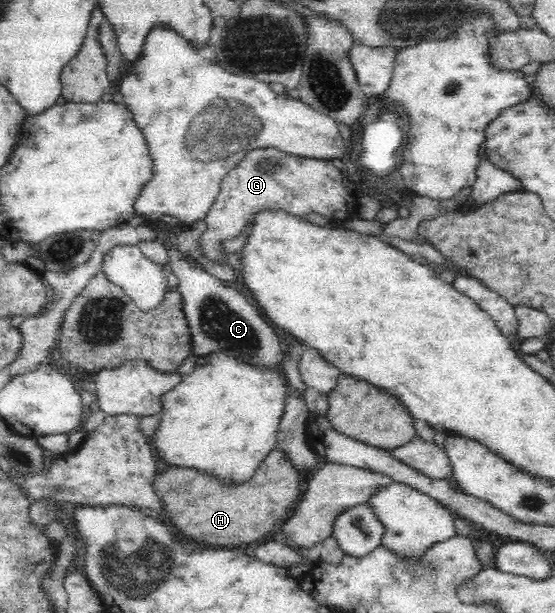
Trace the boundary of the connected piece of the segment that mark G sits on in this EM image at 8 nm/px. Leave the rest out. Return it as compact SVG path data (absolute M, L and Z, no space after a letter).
M277 148L252 150L223 178L216 202L205 218L207 229L199 240L201 252L210 262L222 263L226 258L222 242L238 238L258 212L281 210L302 217L316 212L330 218L334 212L346 210L346 196L348 190L344 187L342 173L332 160L300 157Z

